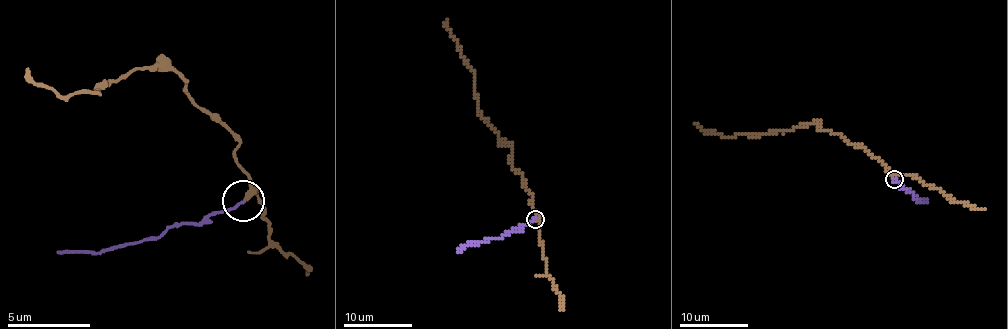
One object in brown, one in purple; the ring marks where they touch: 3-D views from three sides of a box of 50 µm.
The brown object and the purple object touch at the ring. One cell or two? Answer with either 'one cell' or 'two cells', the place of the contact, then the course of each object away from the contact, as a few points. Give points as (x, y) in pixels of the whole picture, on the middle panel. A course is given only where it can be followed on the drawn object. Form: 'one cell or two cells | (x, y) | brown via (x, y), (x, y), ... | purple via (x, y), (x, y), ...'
two cells | (535, 219) | brown via (535, 218), (533, 196), (513, 167), (511, 147), (480, 114), (474, 92), (475, 73), (446, 20) | purple via (535, 218), (501, 237), (468, 242), (458, 251)

